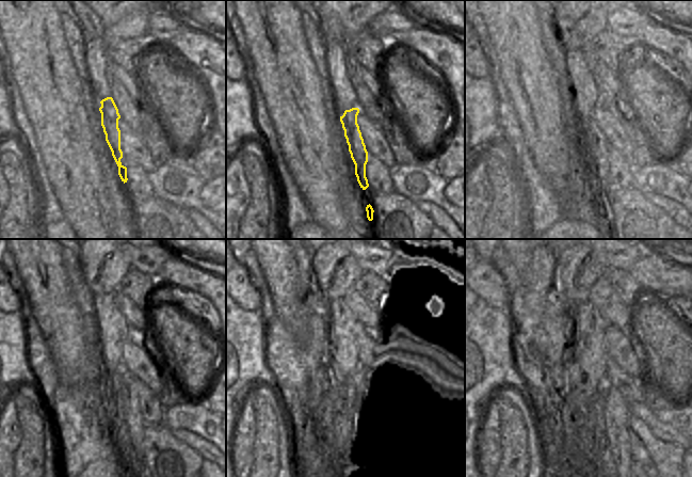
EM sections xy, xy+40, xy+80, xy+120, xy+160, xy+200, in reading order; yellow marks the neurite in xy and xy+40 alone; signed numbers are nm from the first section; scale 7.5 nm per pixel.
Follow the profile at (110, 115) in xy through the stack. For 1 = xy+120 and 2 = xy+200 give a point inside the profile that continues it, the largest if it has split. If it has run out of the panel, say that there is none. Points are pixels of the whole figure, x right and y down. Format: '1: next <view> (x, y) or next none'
1: next xy+120 (121, 376)
2: next xy+200 (604, 456)

